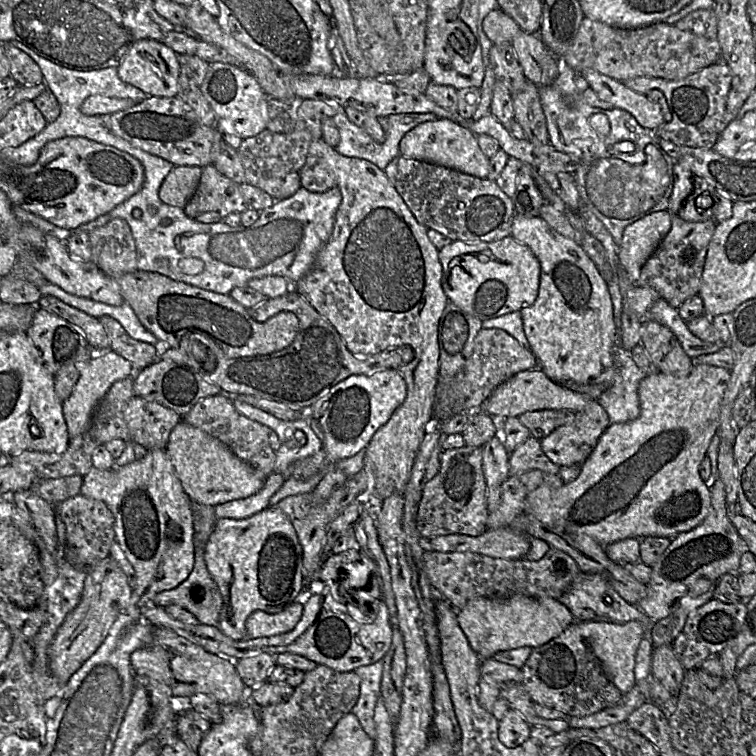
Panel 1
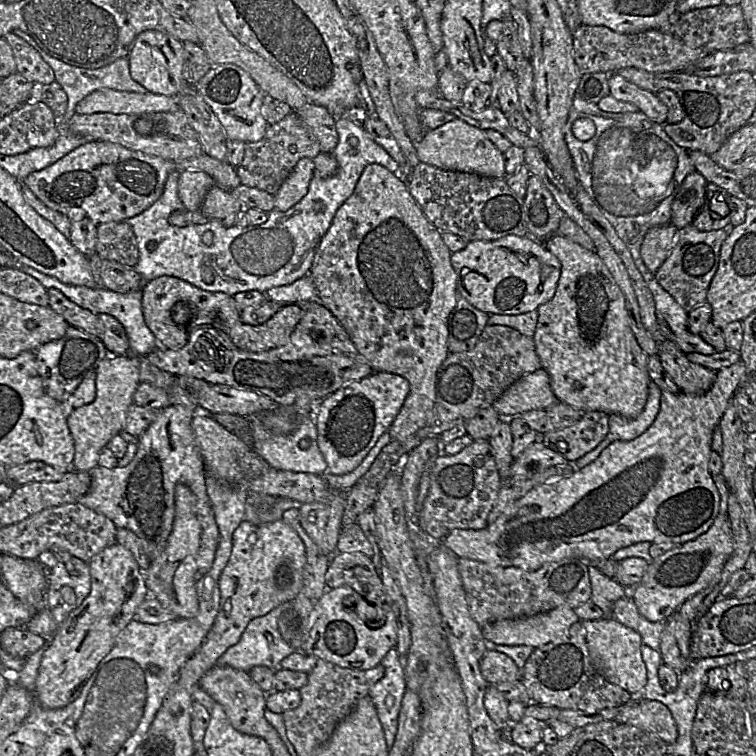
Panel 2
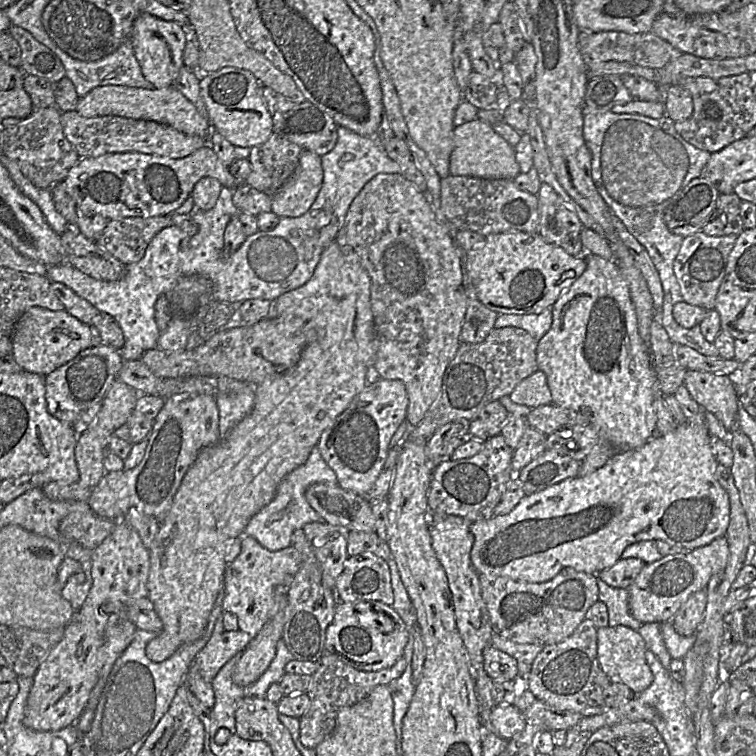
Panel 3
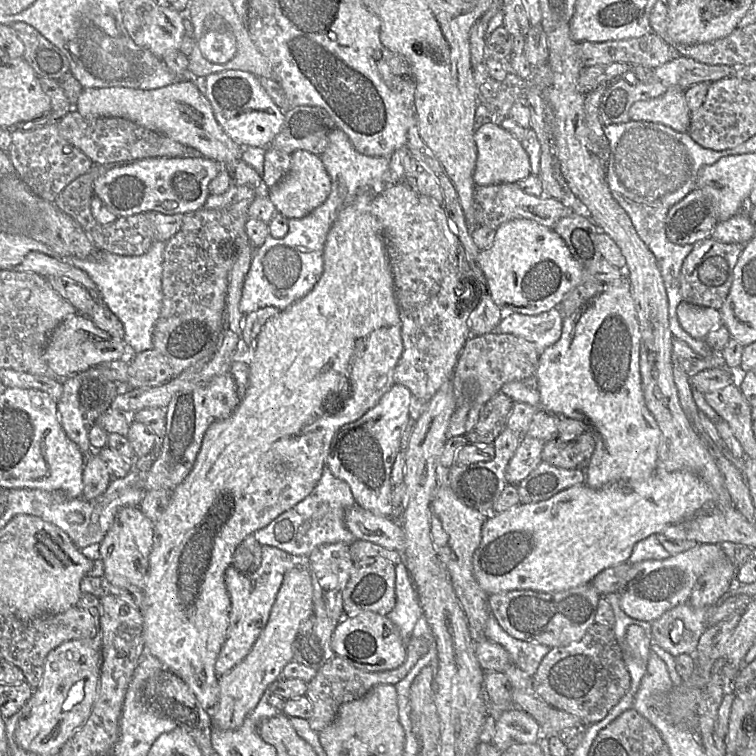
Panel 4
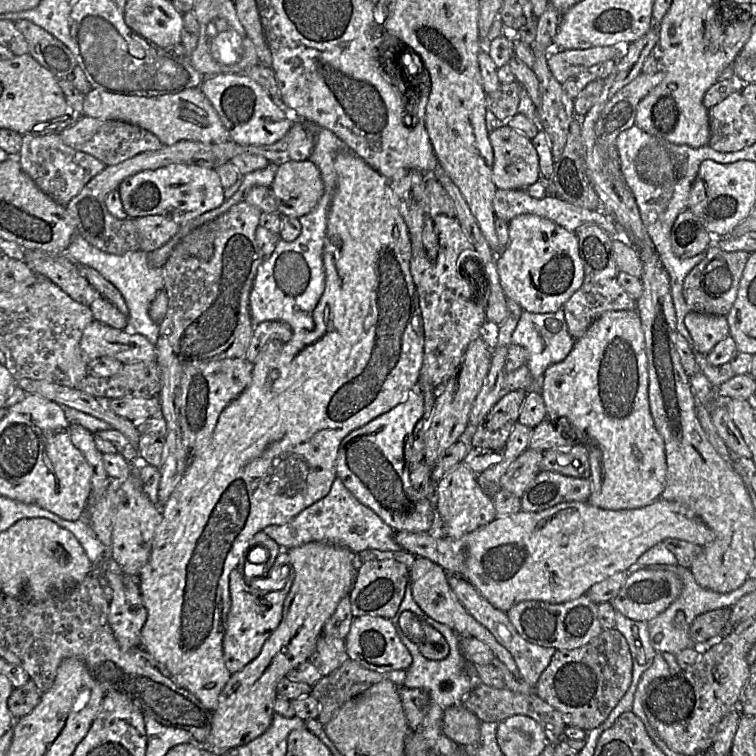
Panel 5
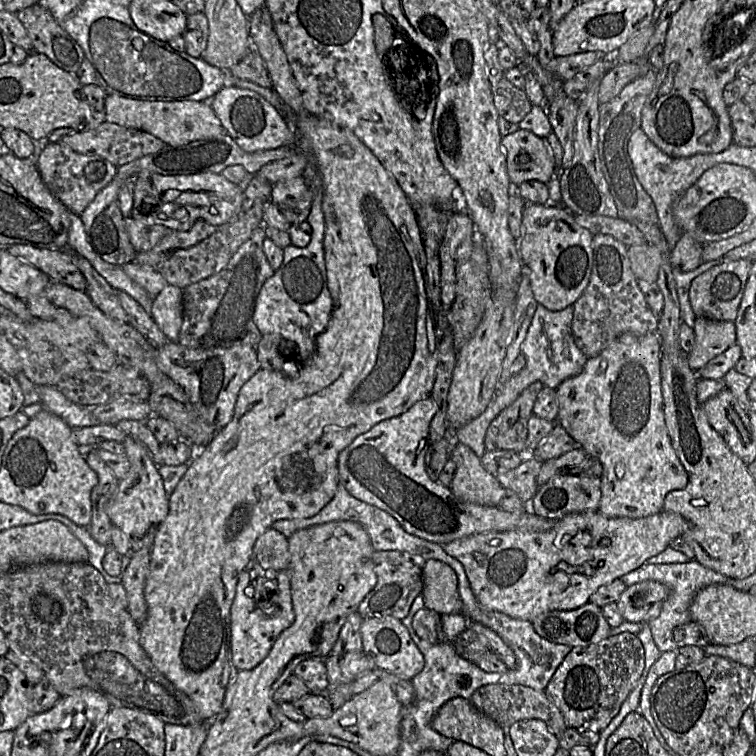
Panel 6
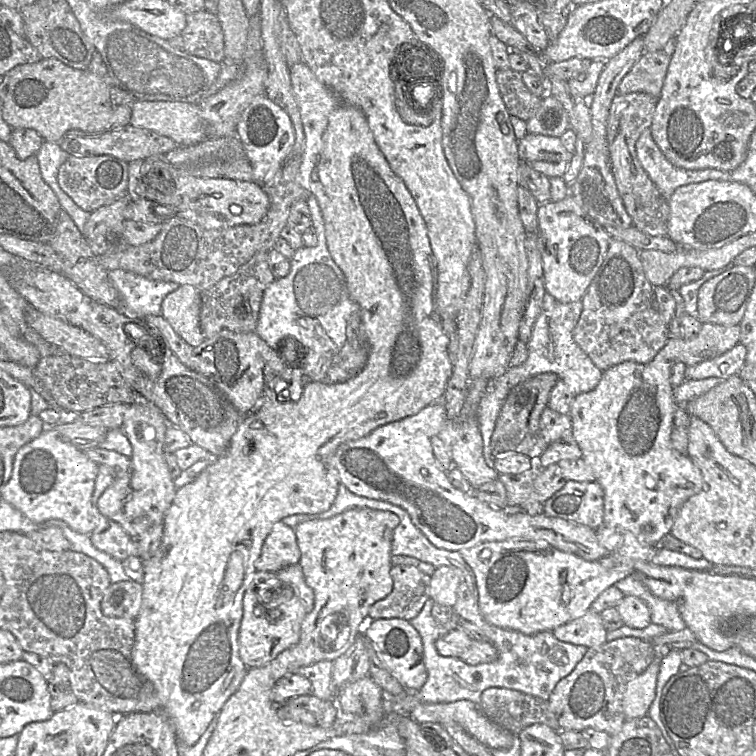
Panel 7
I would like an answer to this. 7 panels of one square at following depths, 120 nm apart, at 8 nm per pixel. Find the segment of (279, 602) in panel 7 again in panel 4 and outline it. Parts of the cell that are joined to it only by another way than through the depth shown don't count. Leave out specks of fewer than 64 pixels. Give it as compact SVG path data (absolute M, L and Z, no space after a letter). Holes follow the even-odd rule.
M261 545L261 563L254 571L240 571L230 565L225 571L225 584L230 597L229 626L226 639L215 663L215 672L222 676L241 662L252 649L265 625L287 571L305 565L306 557L297 557L272 546Z

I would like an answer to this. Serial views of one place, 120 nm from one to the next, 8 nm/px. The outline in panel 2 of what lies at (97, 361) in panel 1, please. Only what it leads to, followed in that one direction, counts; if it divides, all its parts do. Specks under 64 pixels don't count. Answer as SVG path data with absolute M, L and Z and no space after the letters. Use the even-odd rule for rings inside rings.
M115 355L104 359L98 365L95 372L96 397L94 401L74 409L67 416L67 424L74 441L73 470L90 472L97 467L100 451L123 429L127 411L133 404L133 395L140 383L141 359Z

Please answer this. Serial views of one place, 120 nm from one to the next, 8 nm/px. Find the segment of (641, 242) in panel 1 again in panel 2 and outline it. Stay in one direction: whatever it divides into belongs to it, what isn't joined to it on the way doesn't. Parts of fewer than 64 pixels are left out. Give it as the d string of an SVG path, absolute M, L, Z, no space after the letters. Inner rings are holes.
M673 224L651 228L640 248L641 258L651 272L655 272L666 260L677 239L678 229Z

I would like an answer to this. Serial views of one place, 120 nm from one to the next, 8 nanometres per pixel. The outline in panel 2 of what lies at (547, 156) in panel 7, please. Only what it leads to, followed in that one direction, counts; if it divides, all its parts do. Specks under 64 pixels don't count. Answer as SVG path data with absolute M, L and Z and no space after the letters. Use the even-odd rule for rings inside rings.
M459 119L426 131L422 140L415 143L415 149L420 162L436 168L473 173L489 178L505 179L506 177L504 154L488 140L483 130Z

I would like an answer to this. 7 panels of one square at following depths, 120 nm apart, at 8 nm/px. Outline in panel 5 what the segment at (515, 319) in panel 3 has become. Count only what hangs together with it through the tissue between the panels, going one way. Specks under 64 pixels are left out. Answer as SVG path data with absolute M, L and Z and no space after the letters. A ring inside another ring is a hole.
M563 310L555 313L537 314L523 311L519 322L512 334L512 343L524 347L529 353L527 367L532 377L539 381L539 392L541 390L541 379L545 370L552 364L563 361L571 352L575 340L568 332L568 326L565 321ZM556 319L561 323L561 328L558 332L552 333L546 328L546 321Z

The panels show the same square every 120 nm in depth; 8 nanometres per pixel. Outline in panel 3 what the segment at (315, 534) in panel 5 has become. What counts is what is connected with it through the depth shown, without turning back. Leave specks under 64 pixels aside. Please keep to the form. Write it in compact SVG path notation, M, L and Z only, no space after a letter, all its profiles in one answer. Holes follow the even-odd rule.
M317 446L312 449L305 463L281 481L271 502L250 519L245 534L270 551L279 551L292 545L291 538L295 530L303 529L307 523L322 521L305 497L307 488L315 483L338 484L334 471L326 464Z

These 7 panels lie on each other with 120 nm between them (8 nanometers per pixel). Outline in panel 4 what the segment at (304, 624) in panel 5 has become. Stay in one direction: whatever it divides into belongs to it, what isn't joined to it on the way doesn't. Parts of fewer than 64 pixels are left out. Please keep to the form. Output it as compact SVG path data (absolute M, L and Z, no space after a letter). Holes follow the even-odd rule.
M307 564L286 572L270 615L247 656L231 670L219 676L219 696L212 709L212 726L235 730L255 709L266 689L282 677L284 667L293 660L293 642L301 625L313 612L312 576Z

